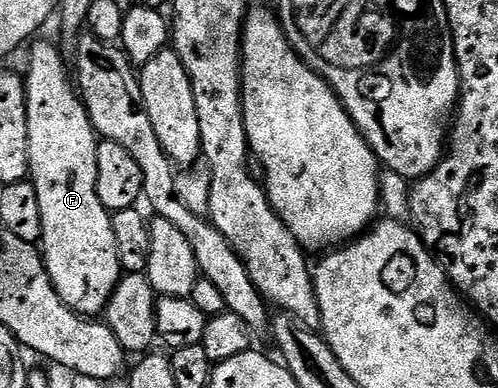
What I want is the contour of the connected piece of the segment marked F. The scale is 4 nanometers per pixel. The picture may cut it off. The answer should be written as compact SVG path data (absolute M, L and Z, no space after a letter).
M38 40L30 45L25 83L29 118L29 179L37 190L37 199L41 201L41 255L47 265L51 285L68 308L81 316L95 318L106 309L121 275L111 213L101 198L97 198L97 150L100 141L80 93L73 87L72 77L71 80L67 77L62 56L49 41Z

